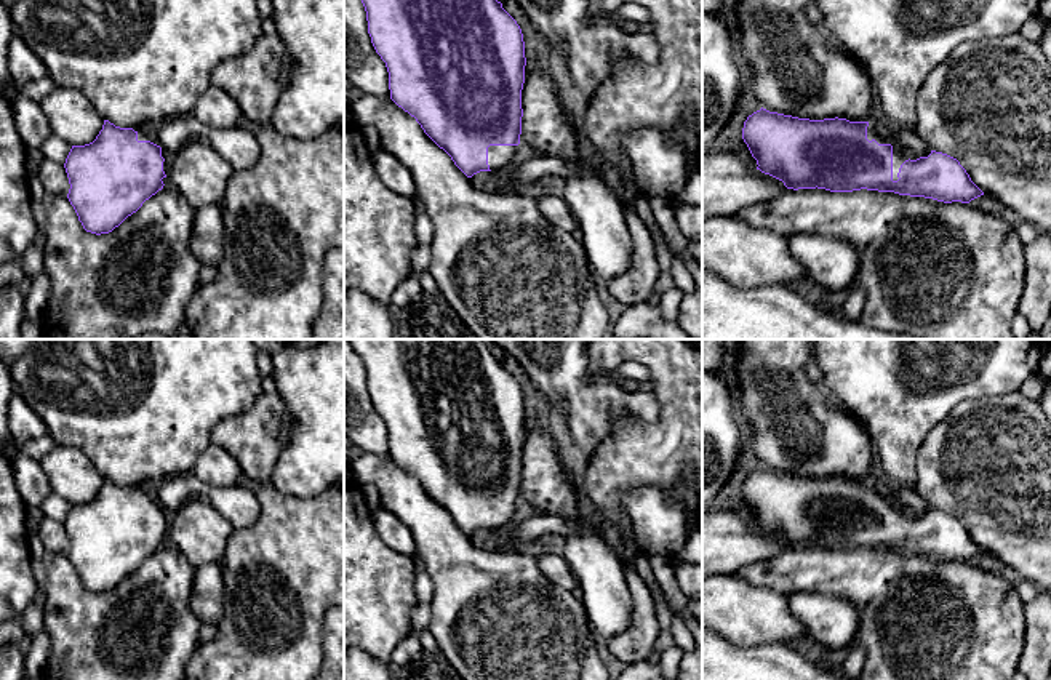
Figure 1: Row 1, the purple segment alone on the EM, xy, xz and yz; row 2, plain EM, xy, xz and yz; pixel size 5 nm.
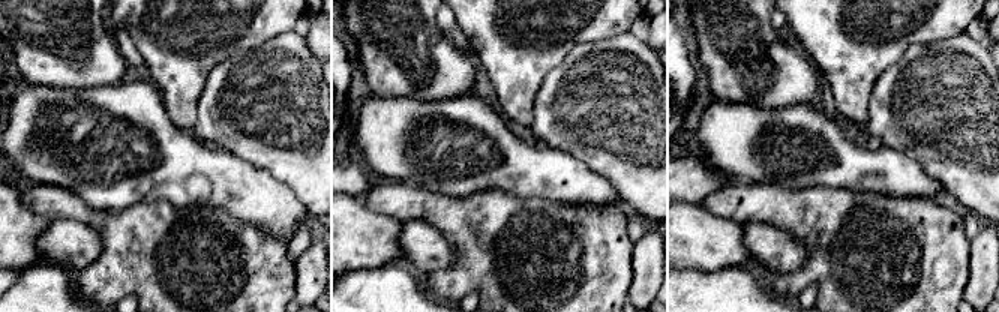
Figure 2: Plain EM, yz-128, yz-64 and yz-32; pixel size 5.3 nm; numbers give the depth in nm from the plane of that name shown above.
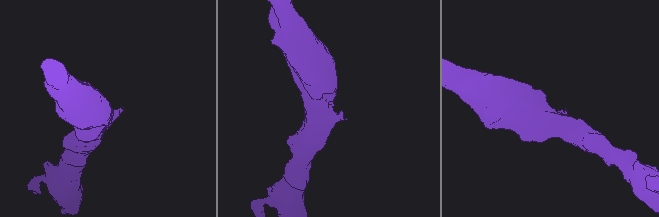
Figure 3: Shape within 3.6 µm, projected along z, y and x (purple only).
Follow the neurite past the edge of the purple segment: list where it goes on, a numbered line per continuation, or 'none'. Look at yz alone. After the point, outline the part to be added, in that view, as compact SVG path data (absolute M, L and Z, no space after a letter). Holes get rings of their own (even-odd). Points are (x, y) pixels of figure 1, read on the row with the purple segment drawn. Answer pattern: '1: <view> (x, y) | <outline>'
1: yz (899, 156) | M867 126L867 139L875 139L878 144L891 144L893 146L893 181L897 181L897 173L901 165L910 158L907 150L902 150L901 147L894 146L888 136L881 136L873 128Z

